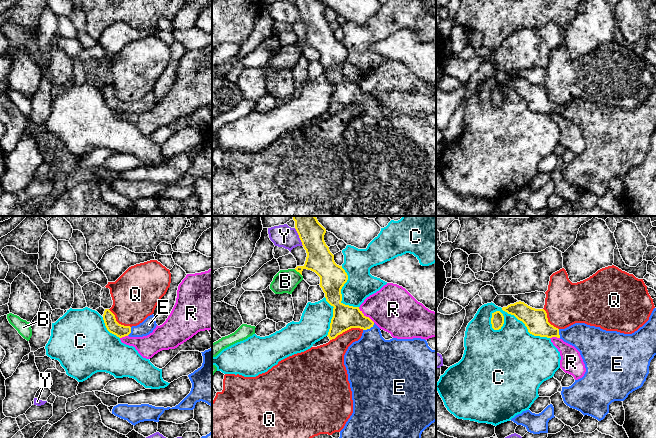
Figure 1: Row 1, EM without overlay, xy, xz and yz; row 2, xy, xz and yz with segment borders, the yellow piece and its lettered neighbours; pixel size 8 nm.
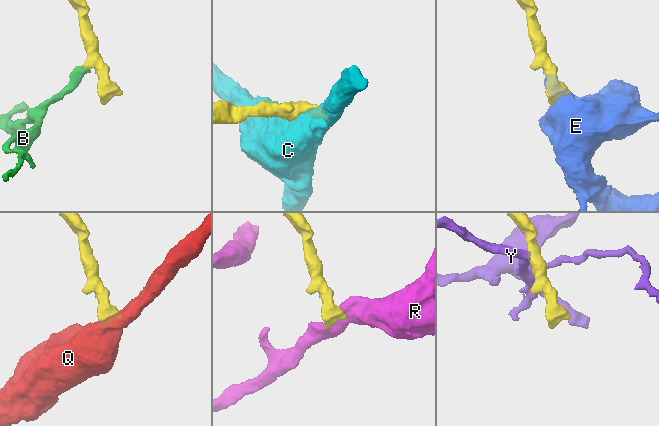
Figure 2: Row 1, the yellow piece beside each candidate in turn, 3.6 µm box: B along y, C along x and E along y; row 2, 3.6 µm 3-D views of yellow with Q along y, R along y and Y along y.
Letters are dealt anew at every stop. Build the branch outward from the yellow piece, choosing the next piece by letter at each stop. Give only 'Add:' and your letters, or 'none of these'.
Add: E

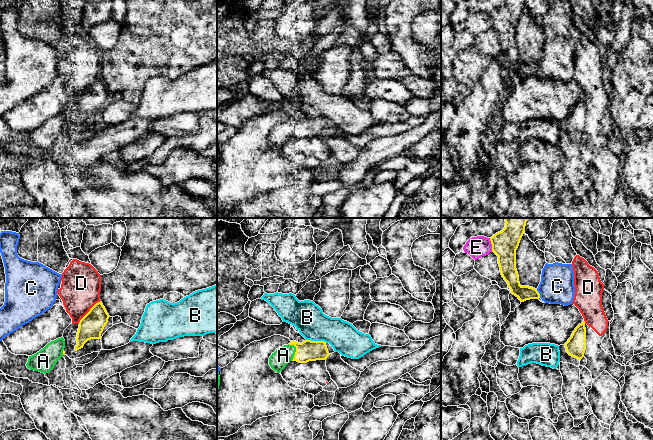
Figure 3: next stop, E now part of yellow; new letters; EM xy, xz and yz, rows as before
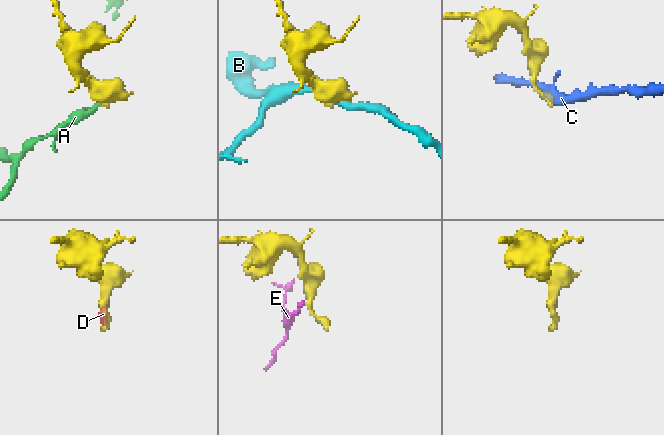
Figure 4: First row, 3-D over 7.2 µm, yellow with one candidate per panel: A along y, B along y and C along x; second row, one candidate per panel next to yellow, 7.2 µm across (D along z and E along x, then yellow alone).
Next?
Add: A

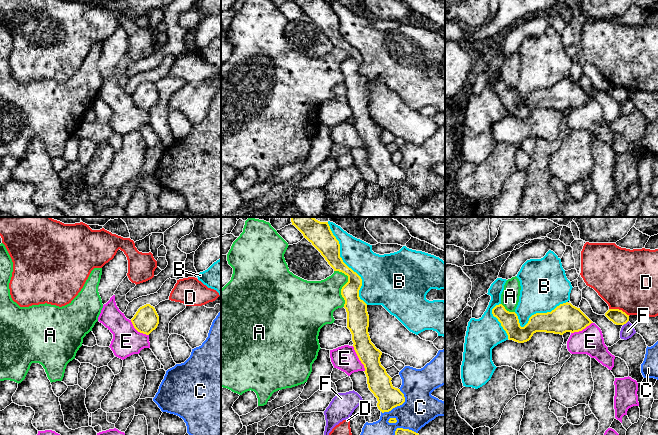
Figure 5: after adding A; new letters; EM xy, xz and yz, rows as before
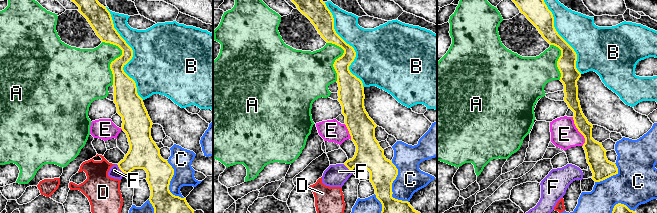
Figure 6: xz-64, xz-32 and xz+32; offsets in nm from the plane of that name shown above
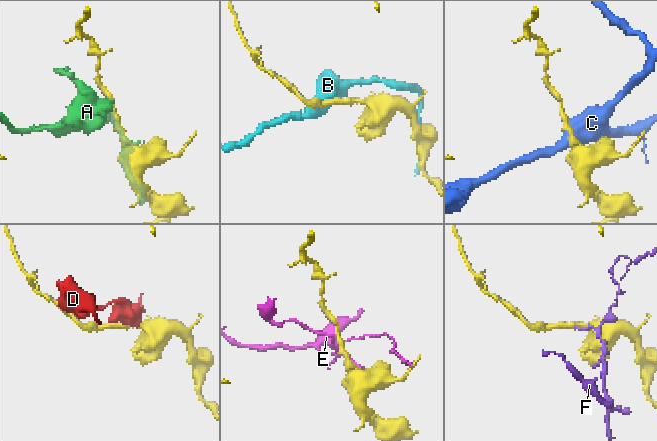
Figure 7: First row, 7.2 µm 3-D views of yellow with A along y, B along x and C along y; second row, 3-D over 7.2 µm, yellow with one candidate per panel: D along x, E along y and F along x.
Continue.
Add: none of these

